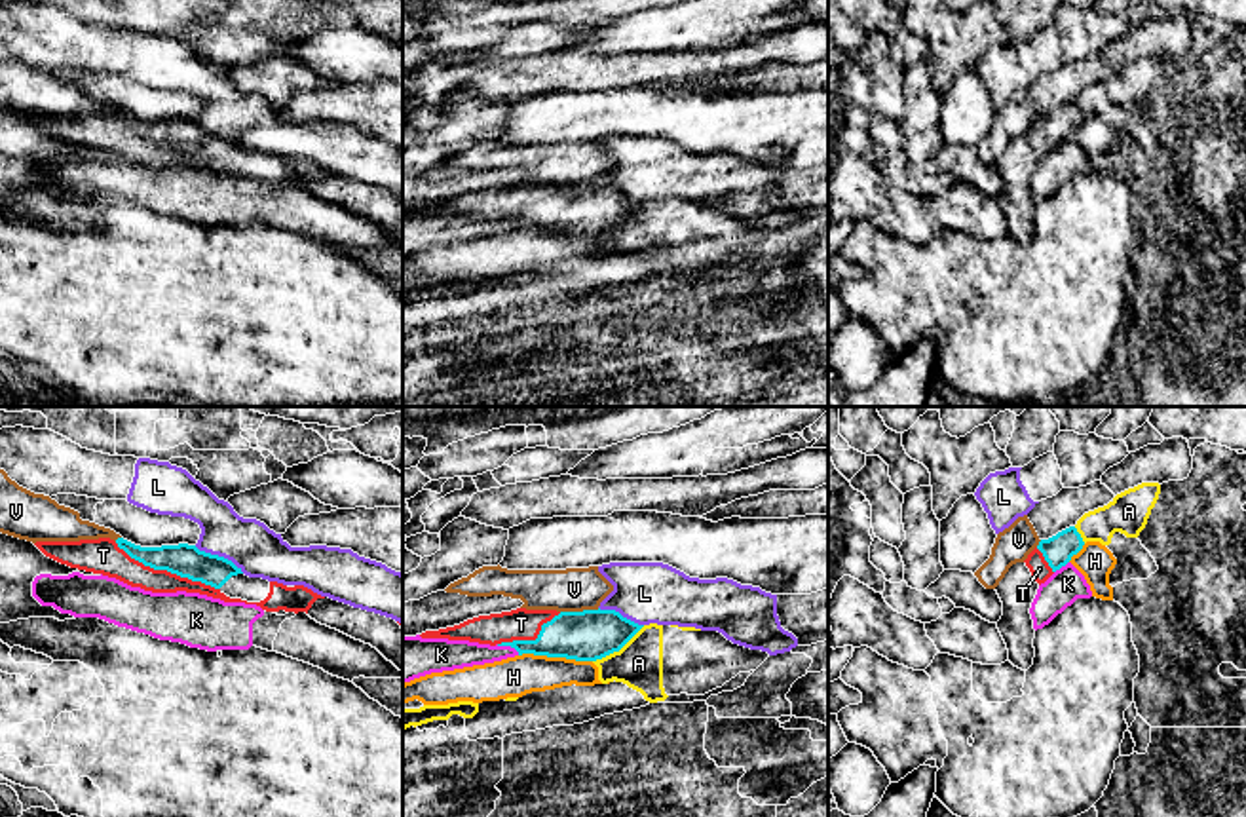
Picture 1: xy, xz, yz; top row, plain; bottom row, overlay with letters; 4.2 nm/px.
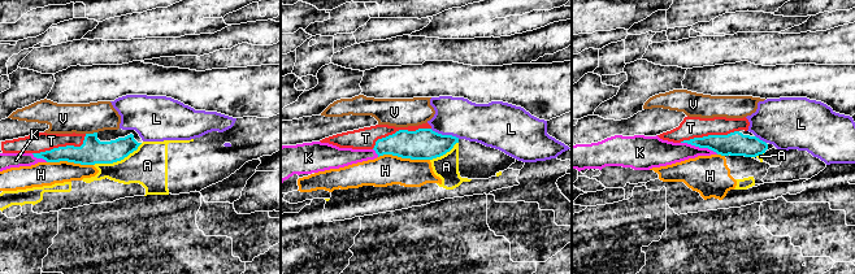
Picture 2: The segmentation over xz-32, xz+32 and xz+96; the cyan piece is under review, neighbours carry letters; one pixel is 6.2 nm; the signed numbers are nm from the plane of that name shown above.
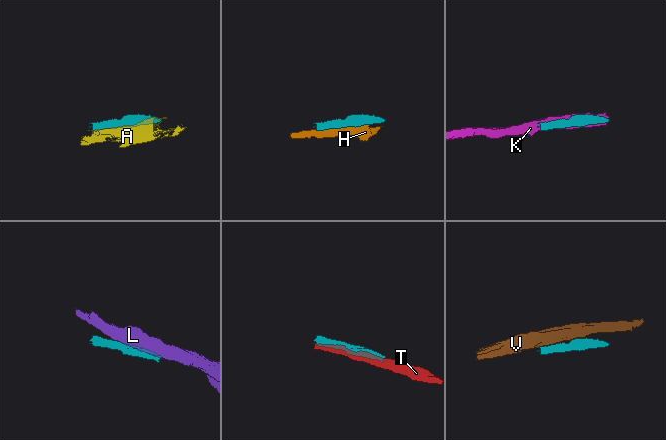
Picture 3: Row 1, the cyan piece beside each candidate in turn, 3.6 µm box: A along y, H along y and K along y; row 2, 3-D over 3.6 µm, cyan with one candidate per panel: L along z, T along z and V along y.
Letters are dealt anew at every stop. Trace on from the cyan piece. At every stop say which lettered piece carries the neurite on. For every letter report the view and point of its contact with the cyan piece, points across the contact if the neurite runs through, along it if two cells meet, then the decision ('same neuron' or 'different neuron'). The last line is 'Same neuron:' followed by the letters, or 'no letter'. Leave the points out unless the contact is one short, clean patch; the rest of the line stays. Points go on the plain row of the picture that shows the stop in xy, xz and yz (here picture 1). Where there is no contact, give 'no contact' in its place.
A: contact xz (618, 225); different neuron
H: contact xz (555, 230); different neuron
K: contact xz (508, 219); different neuron
L: contact xy (217, 130); border xy (194, 120), (230, 133), (244, 147); different neuron
T: contact xy (168, 145); same neuron
V: contact xz (580, 187); different neuron
Same neuron: T

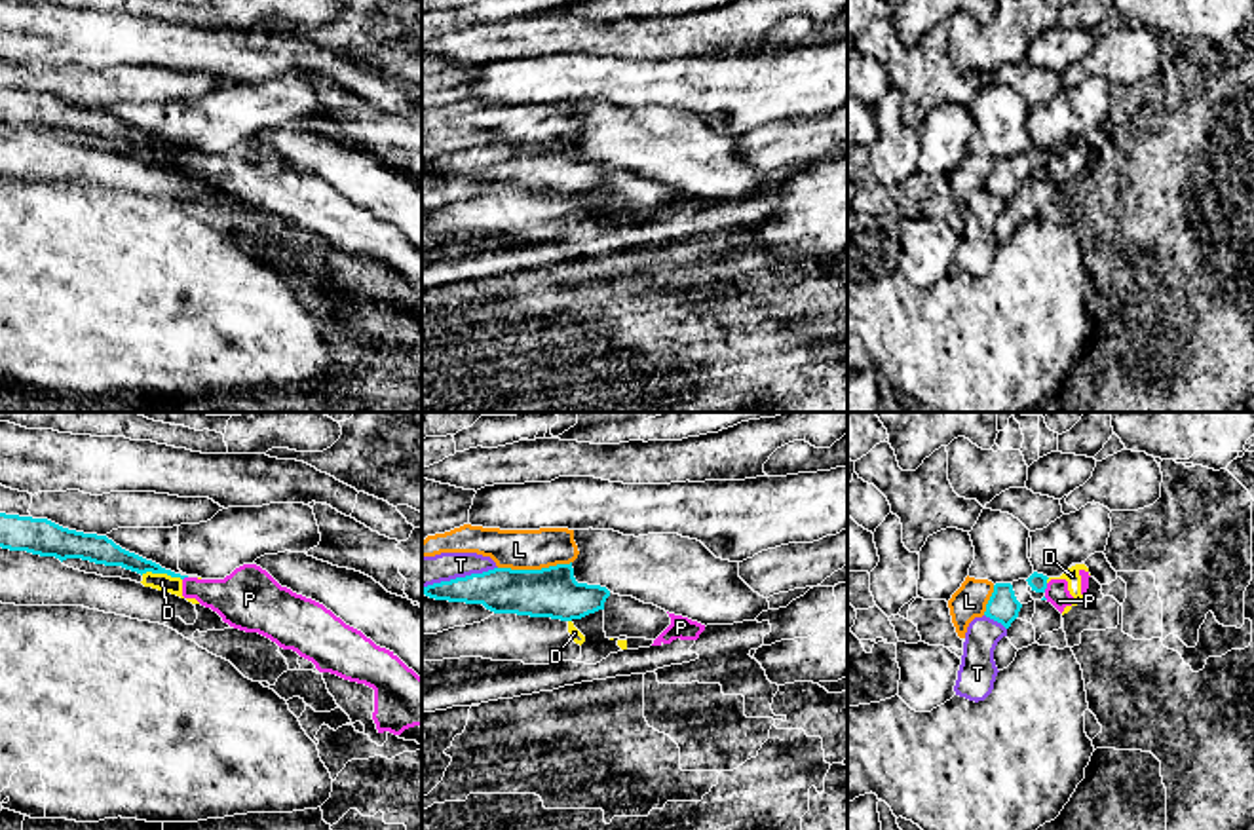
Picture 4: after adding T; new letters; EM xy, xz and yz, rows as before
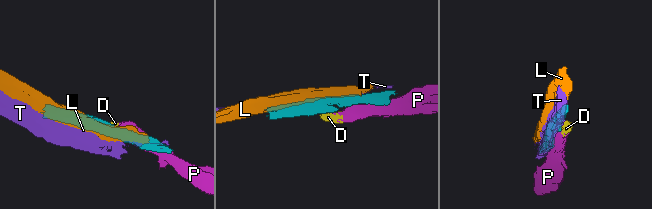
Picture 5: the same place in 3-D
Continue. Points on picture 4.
D: contact xy (162, 147); border xy (141, 149), (170, 149), (181, 154); different neuron
L: contact xz (534, 145); different neuron
P: contact yz (1045, 162); different neuron
T: contact xz (458, 152); different neuron
Same neuron: no letter

